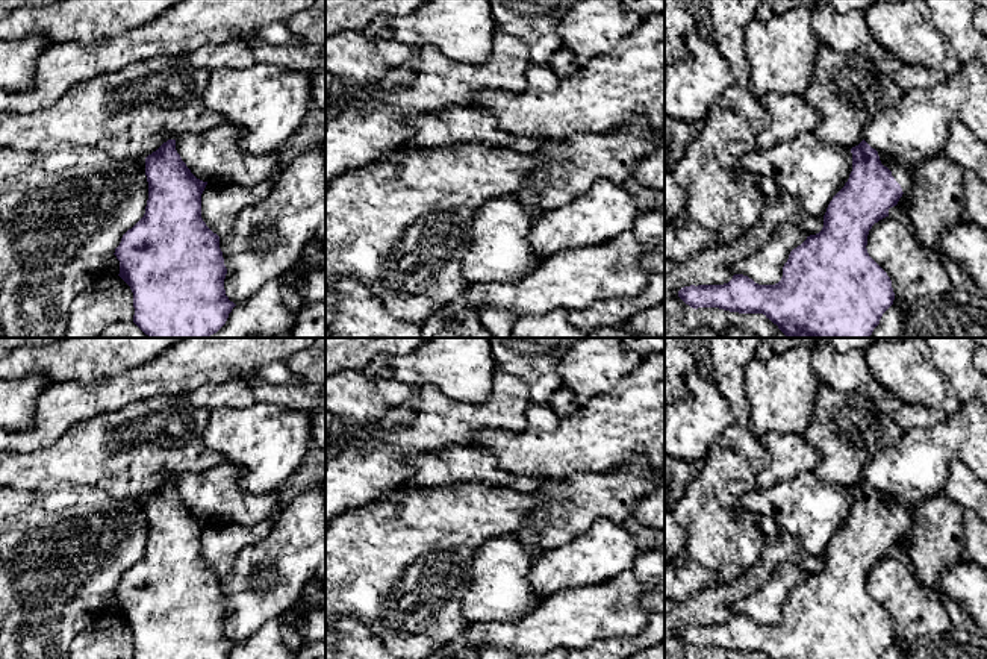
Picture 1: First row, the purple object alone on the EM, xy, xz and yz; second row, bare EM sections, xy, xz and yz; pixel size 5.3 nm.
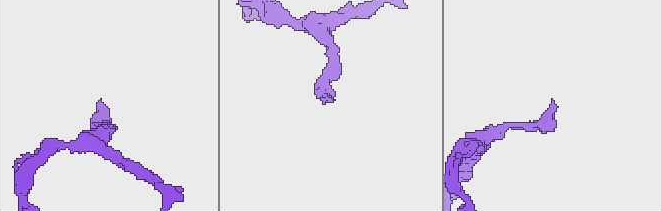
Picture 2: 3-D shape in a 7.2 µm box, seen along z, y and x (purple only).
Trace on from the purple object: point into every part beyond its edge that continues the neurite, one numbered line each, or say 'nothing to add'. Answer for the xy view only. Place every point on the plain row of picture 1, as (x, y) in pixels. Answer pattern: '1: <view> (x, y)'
nothing to add

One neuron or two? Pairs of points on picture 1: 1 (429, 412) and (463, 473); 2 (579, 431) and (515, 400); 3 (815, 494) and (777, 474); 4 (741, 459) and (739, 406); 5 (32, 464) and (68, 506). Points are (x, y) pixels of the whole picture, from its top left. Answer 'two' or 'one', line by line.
1: two
2: two
3: two
4: one
5: two

